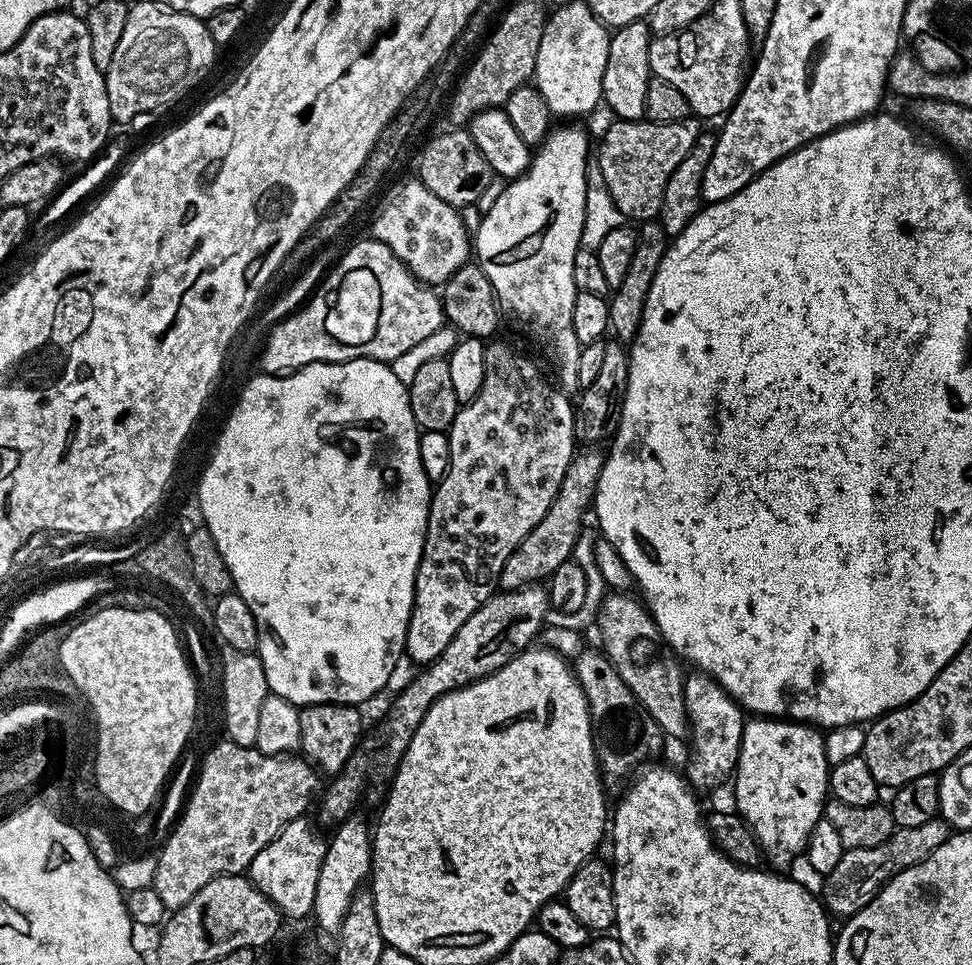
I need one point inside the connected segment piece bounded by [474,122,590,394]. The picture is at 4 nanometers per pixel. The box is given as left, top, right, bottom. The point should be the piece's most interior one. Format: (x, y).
(526, 242)

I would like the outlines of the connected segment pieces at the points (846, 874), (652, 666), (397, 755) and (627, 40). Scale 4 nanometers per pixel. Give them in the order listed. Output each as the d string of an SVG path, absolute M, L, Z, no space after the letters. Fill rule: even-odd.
M937 818L930 822L922 822L922 826L897 828L891 838L882 842L882 846L847 849L842 854L842 862L838 862L838 866L834 866L834 870L830 870L830 874L823 877L822 903L825 909L833 917L852 916L866 907L872 901L872 897L899 872L910 866L918 866L918 862L922 862L934 850L938 850L938 846L942 846L948 840L949 835L948 825Z
M609 591L596 613L595 627L600 627L602 651L618 670L618 678L626 682L637 705L645 708L647 719L653 720L665 737L684 736L690 732L688 711L684 701L685 673L680 672L681 661L668 647L658 630L651 612L635 595Z
M540 584L509 592L500 590L482 602L482 606L458 626L458 634L450 638L450 646L446 646L431 664L417 671L420 673L397 694L396 701L388 708L388 717L377 726L376 733L372 737L369 735L348 759L347 766L331 777L332 785L320 804L321 818L330 826L336 826L357 811L367 780L372 784L387 785L404 757L406 746L410 746L414 730L418 730L422 718L426 718L437 698L497 672L517 650L527 649L537 639L549 616L548 589Z
M636 20L615 29L608 41L606 54L606 74L602 74L602 100L613 113L617 120L642 120L645 119L646 86L652 81L652 67L648 48L654 39L644 20Z

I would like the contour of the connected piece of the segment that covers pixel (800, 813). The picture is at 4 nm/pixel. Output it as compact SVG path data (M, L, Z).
M752 718L744 725L744 733L742 734L742 742L740 743L740 753L738 754L738 762L736 763L736 771L734 773L734 784L736 780L736 804L735 811L748 823L752 833L756 835L756 840L764 849L764 855L769 861L773 860L776 864L788 864L796 855L803 853L808 846L808 839L814 830L814 826L823 817L824 805L829 799L828 791L828 774L830 765L826 754L824 753L824 732L819 727L803 722L797 722L787 718Z

